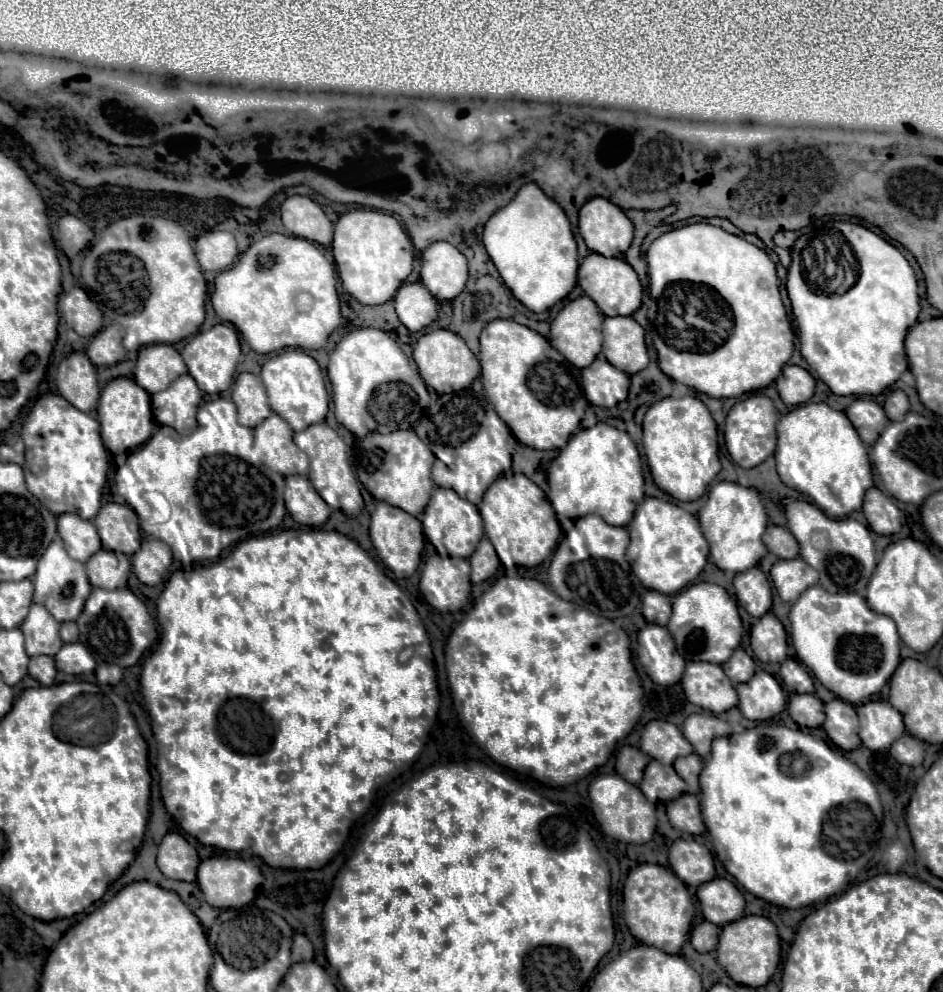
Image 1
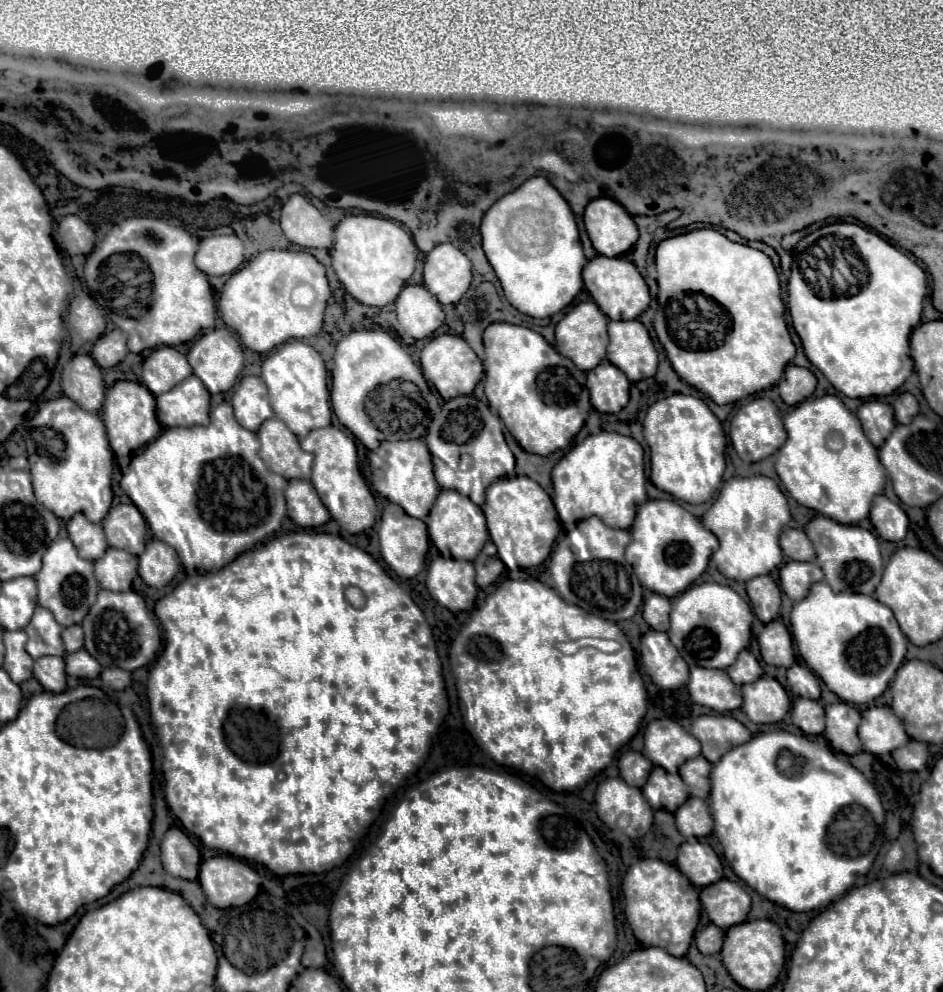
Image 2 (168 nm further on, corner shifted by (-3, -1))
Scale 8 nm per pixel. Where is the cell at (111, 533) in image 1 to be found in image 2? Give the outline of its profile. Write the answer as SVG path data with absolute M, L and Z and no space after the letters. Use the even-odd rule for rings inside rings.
M118 504L114 506L102 522L108 544L112 548L126 550L130 554L140 556L144 552L148 524L142 512L134 504Z

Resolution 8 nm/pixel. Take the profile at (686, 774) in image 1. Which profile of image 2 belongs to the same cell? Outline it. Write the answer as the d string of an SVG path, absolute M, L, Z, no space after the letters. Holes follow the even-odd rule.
M704 756L692 758L684 766L680 766L680 776L688 784L690 796L704 798L704 800L708 798L708 794L710 794L710 770L712 770L712 764Z

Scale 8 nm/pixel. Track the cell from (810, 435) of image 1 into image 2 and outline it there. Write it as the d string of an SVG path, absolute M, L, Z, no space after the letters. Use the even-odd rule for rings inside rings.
M826 394L822 398L808 398L784 418L784 428L788 438L776 454L776 474L788 494L800 506L806 506L816 514L828 516L840 524L856 524L868 518L872 498L884 492L886 470L878 460L878 450L864 436L860 420L844 406L844 402L834 394Z

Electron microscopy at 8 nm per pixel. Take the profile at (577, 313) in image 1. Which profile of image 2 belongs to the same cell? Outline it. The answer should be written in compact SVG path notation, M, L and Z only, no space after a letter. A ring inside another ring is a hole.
M582 302L574 306L556 326L556 350L570 358L580 370L588 372L596 368L602 358L606 356L606 346L608 346L608 316L594 304L594 302Z

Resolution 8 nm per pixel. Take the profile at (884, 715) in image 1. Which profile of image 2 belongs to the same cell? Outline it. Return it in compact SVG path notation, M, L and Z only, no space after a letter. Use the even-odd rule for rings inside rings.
M874 706L862 712L860 742L866 752L882 756L904 746L908 740L904 724L888 706Z

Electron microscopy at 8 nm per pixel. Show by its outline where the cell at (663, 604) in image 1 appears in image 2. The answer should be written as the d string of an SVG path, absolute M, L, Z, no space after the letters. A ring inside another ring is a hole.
M650 594L644 602L644 622L654 630L668 630L668 614L670 614L670 600L660 594Z

